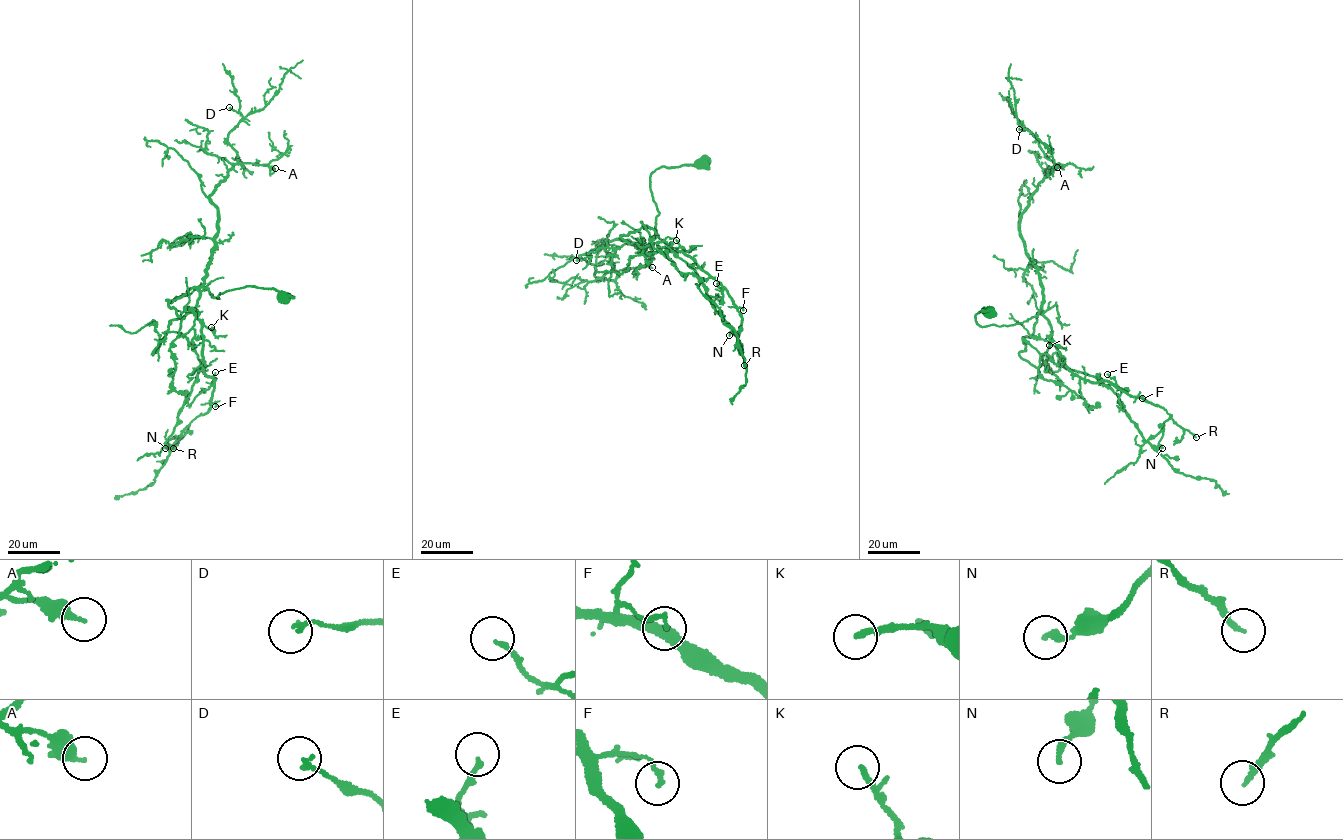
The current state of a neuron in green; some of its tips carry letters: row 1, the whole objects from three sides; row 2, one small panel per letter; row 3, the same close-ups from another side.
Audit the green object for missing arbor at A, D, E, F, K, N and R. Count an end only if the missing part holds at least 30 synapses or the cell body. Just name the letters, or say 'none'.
D, K

